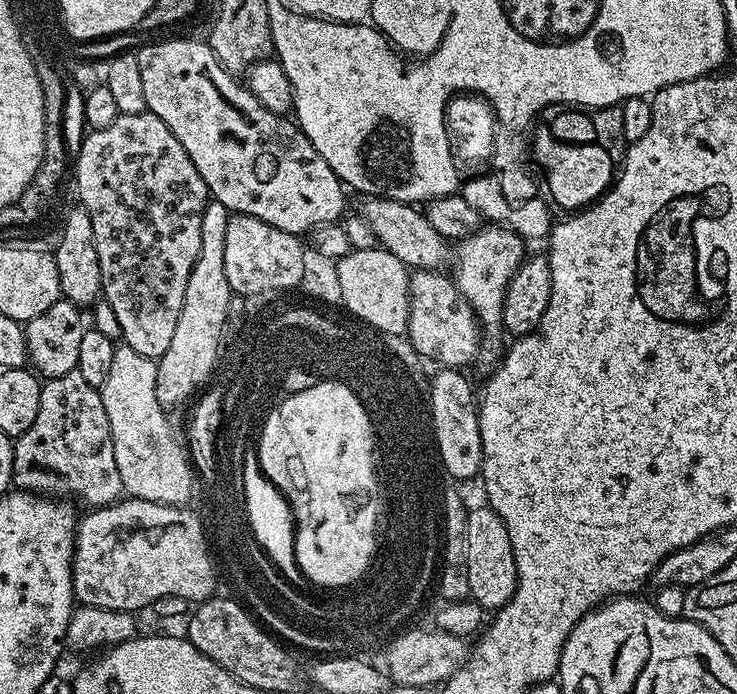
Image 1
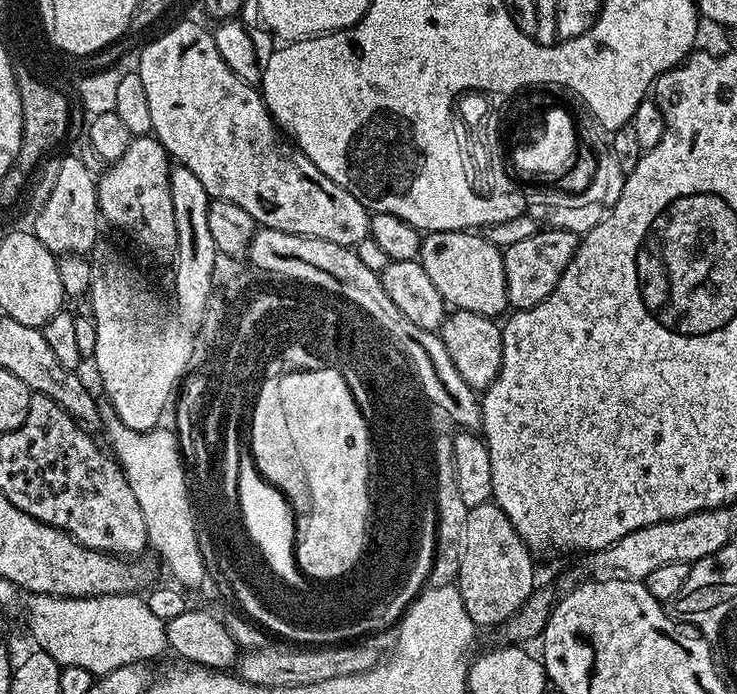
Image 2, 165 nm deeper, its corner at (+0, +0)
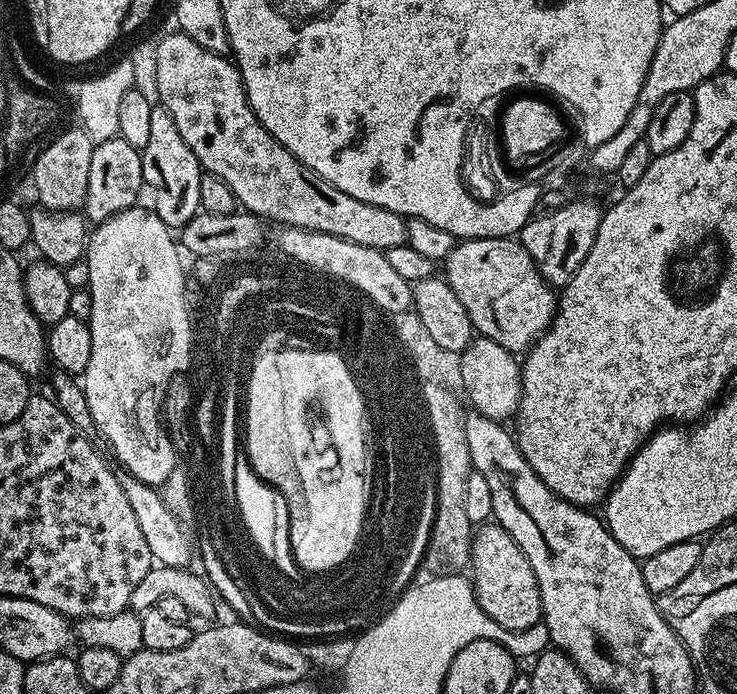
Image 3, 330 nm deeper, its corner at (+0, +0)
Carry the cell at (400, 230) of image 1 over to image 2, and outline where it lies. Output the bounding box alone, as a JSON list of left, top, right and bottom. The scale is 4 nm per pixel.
[419,232,509,318]

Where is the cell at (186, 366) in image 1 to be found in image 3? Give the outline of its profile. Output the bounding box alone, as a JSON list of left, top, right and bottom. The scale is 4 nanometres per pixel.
[140,107,202,230]

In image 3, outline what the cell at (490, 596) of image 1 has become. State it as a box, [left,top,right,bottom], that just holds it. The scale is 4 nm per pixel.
[470,522,542,632]

